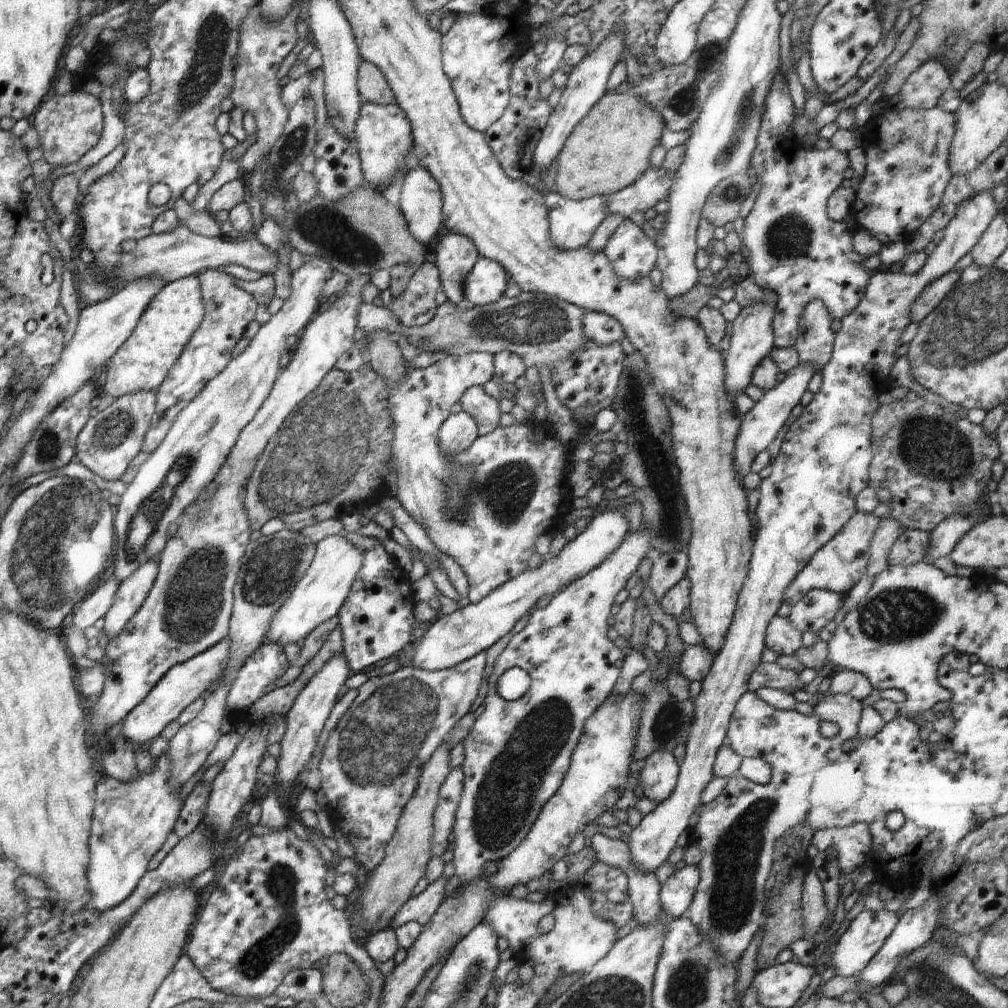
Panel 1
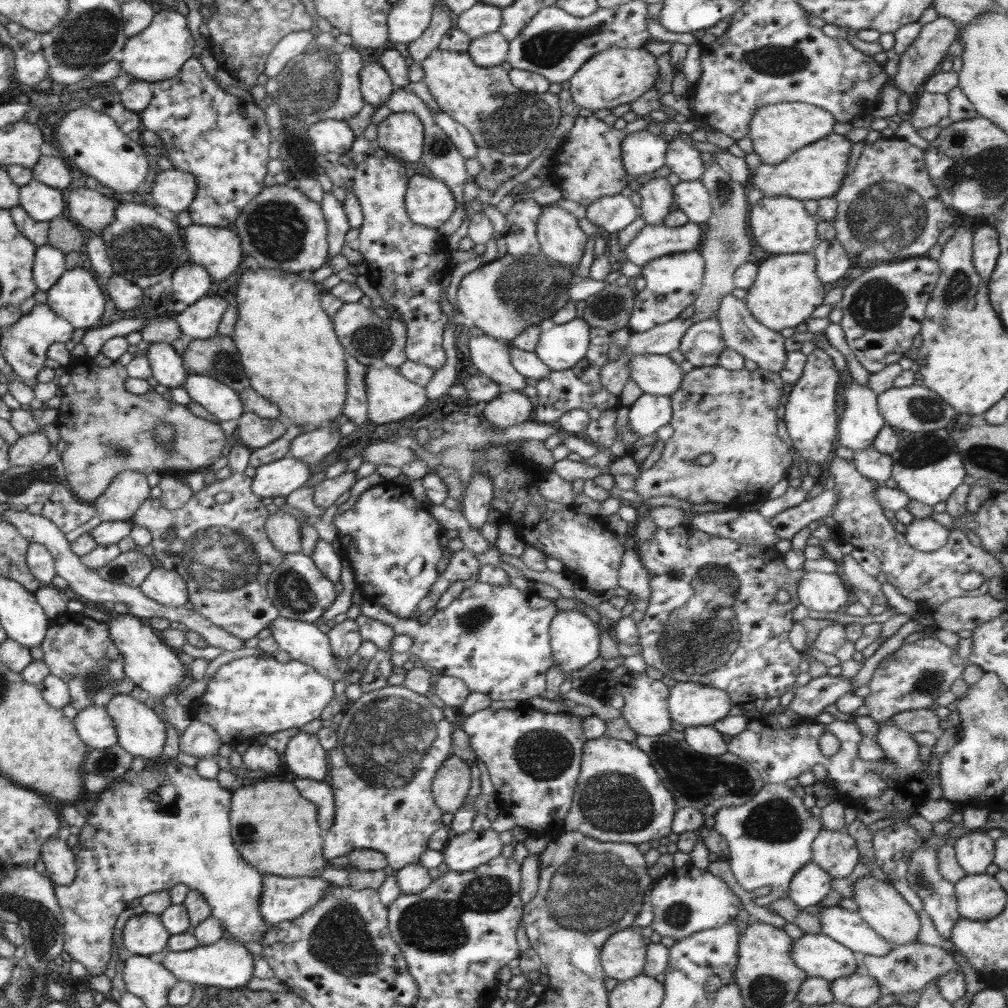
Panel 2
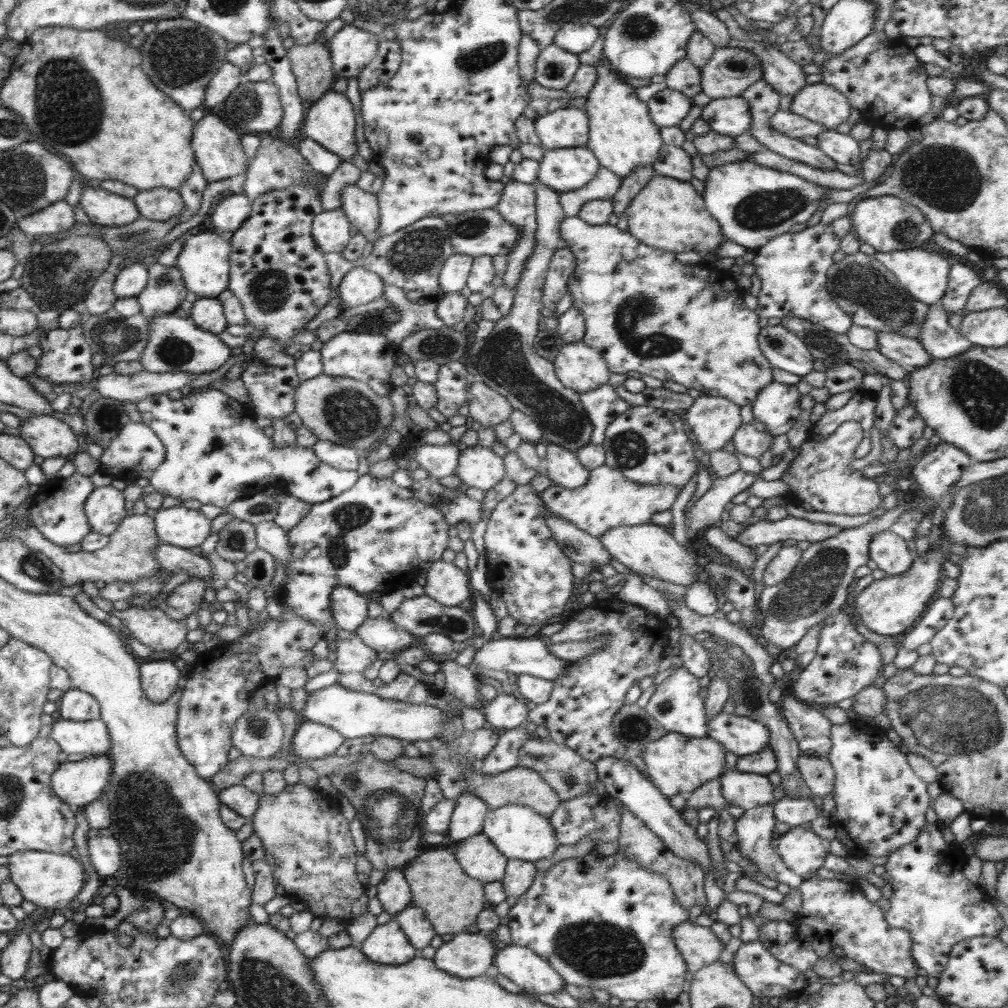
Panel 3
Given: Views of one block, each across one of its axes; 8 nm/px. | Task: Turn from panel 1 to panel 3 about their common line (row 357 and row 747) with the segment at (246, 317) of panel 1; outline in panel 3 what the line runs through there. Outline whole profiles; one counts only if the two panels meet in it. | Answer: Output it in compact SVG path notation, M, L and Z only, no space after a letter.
M282 609L280 620L269 617L266 623L260 623L259 628L250 629L247 633L245 633L241 637L238 637L236 640L223 642L215 648L201 653L197 657L196 661L192 665L192 669L190 670L188 682L186 682L186 686L184 686L182 690L182 698L180 698L180 702L178 702L177 705L178 721L176 726L176 735L178 735L177 744L180 748L180 751L182 752L182 755L190 762L190 764L194 766L194 768L196 768L196 773L198 773L198 776L208 780L209 777L214 776L214 774L216 774L219 770L222 770L224 766L227 766L229 764L228 754L233 746L232 734L234 733L236 722L242 716L244 716L246 712L249 712L251 699L255 695L256 691L258 691L259 689L263 689L263 687L266 686L266 684L268 683L276 684L278 676L280 676L281 672L284 672L284 670L288 670L288 668L298 667L306 671L306 668L308 668L308 666L312 664L312 660L317 657L312 653L312 648L314 648L314 646L316 646L316 643L325 636L325 633L327 631L328 630L324 629L322 625L316 625L316 623L312 623L312 621L308 621L304 619L304 617L300 617L300 615L298 615L296 611L292 611L292 609Z

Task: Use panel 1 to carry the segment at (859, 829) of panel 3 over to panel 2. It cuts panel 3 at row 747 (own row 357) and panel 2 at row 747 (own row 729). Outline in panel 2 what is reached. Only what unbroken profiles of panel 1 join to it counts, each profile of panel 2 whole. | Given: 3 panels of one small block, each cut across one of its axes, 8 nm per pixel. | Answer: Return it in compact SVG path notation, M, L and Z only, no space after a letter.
M714 726L686 727L684 743L695 752L708 756L721 756L728 752L729 744Z

